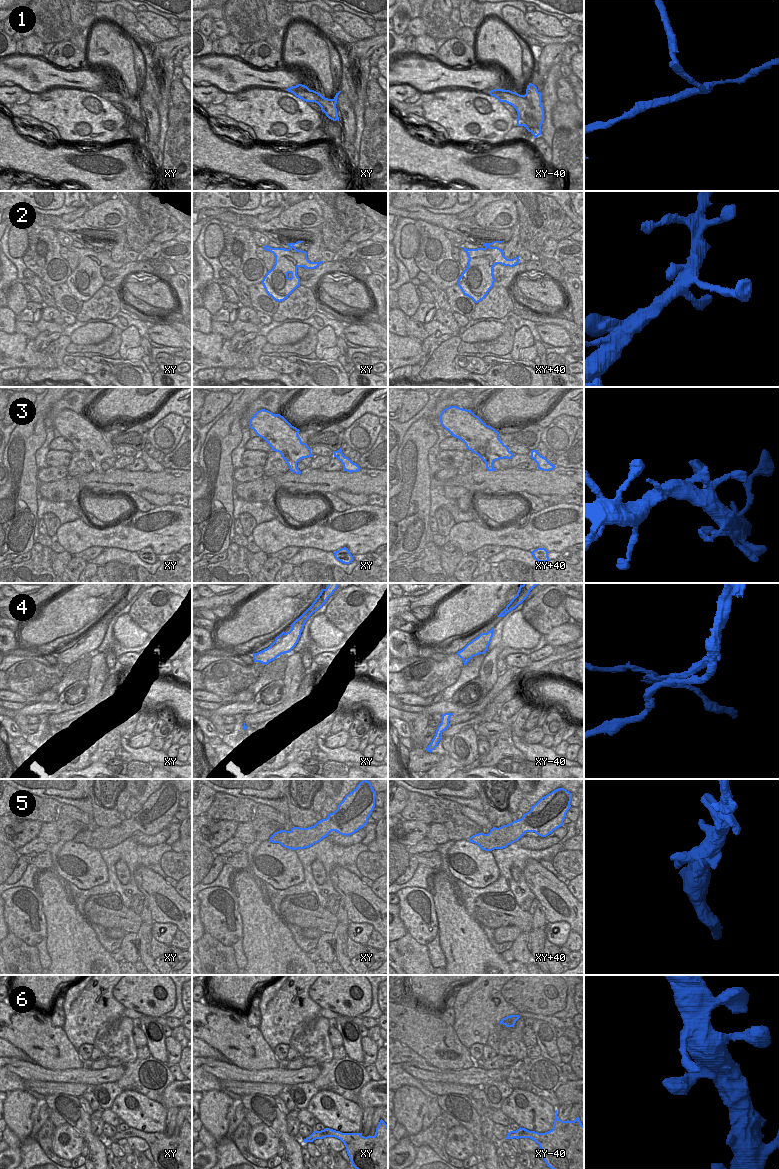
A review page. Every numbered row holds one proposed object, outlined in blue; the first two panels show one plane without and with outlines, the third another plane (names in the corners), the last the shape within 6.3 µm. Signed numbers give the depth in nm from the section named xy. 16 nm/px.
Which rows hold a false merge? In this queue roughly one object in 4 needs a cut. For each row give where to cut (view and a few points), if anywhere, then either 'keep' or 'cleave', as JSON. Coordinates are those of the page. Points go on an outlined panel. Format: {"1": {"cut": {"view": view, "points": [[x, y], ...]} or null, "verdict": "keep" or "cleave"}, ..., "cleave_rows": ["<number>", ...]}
{"1": {"cut": {"view": "xy-40", "points": [[532, 84], [531, 90], [526, 95]]}, "verdict": "cleave"}, "2": {"cut": null, "verdict": "keep"}, "3": {"cut": null, "verdict": "keep"}, "4": {"cut": {"view": "xy-40", "points": [[487, 633], [483, 641], [474, 645], [468, 644]]}, "verdict": "cleave"}, "5": {"cut": null, "verdict": "keep"}, "6": {"cut": null, "verdict": "keep"}, "cleave_rows": ["1", "4"]}

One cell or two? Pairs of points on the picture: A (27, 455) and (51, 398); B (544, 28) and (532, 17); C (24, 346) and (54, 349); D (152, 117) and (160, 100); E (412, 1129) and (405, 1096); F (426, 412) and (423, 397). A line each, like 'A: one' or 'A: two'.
A: one
B: one
C: two
D: two
E: one
F: two

